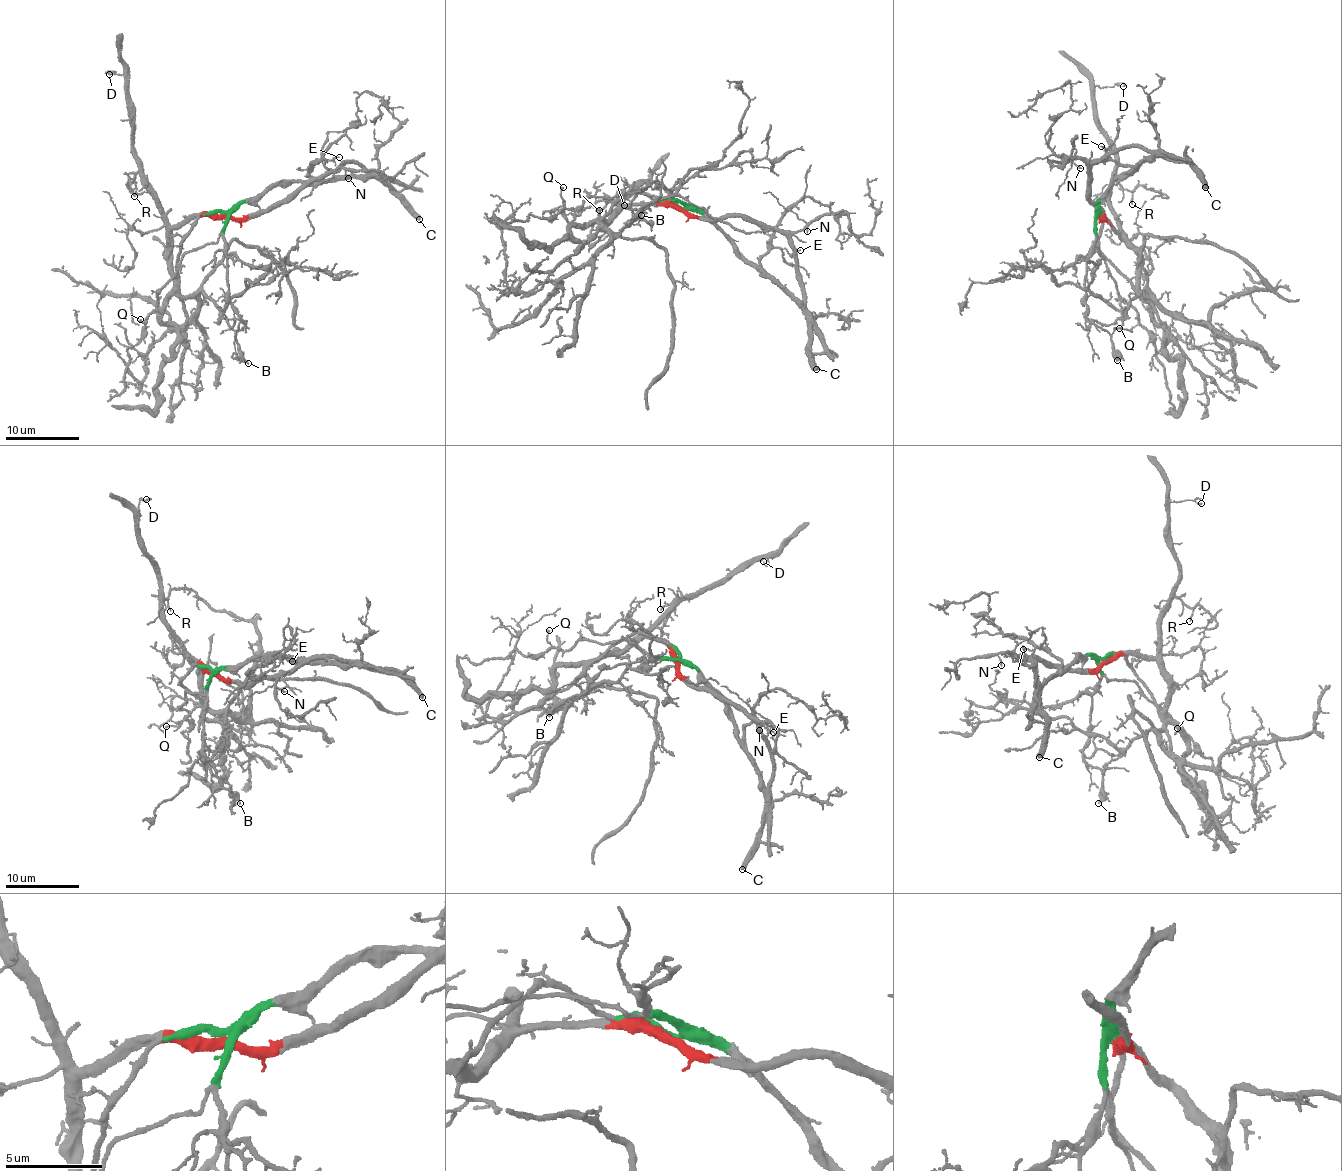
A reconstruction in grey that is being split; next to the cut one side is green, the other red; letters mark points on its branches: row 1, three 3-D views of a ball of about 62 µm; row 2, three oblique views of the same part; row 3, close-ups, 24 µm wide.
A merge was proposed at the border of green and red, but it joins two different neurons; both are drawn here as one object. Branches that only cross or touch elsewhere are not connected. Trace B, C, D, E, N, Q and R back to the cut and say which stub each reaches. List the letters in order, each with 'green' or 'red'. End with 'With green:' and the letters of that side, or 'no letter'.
B: green
C: green
D: red
E: green
N: red
Q: green
R: red
With green: B, C, E, Q

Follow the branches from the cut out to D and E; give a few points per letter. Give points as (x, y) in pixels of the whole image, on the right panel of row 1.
D: (1101, 215), (1118, 231), (1118, 217), (1109, 196), (1115, 144), (1099, 121), (1094, 88), (1118, 82), (1122, 86)
E: (1101, 215), (1097, 208), (1112, 182), (1121, 179), (1129, 169), (1108, 155), (1105, 151), (1108, 148), (1100, 145)

